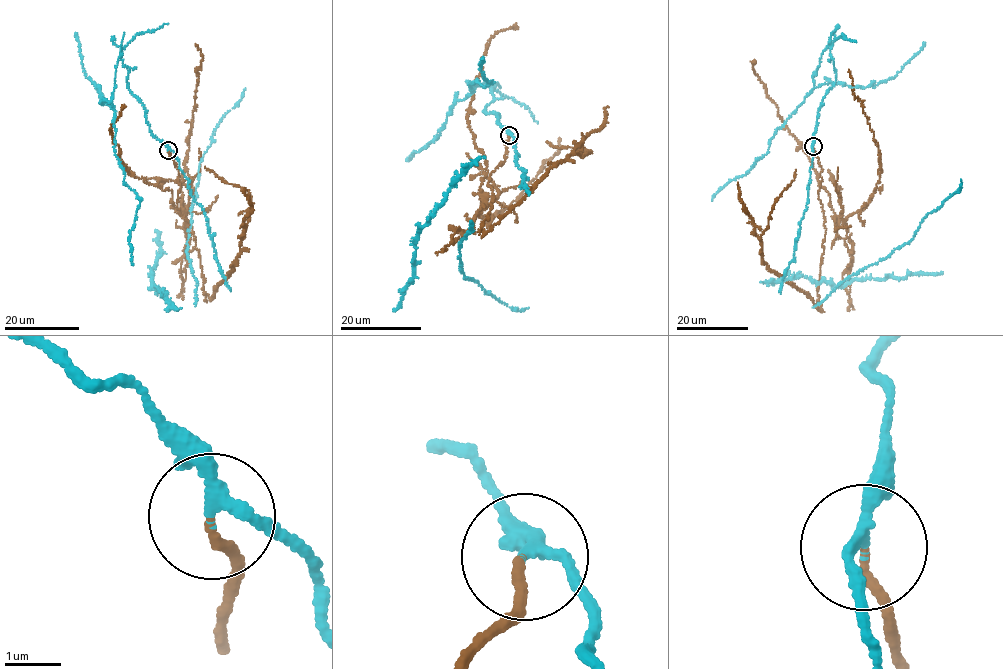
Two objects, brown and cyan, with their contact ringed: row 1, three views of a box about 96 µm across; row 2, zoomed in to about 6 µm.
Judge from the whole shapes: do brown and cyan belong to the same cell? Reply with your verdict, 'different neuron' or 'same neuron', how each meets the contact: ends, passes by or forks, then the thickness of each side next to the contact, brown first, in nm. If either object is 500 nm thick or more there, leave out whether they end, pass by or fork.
different neuron; brown ends; cyan passes by; calibres 140 and 170 nm

